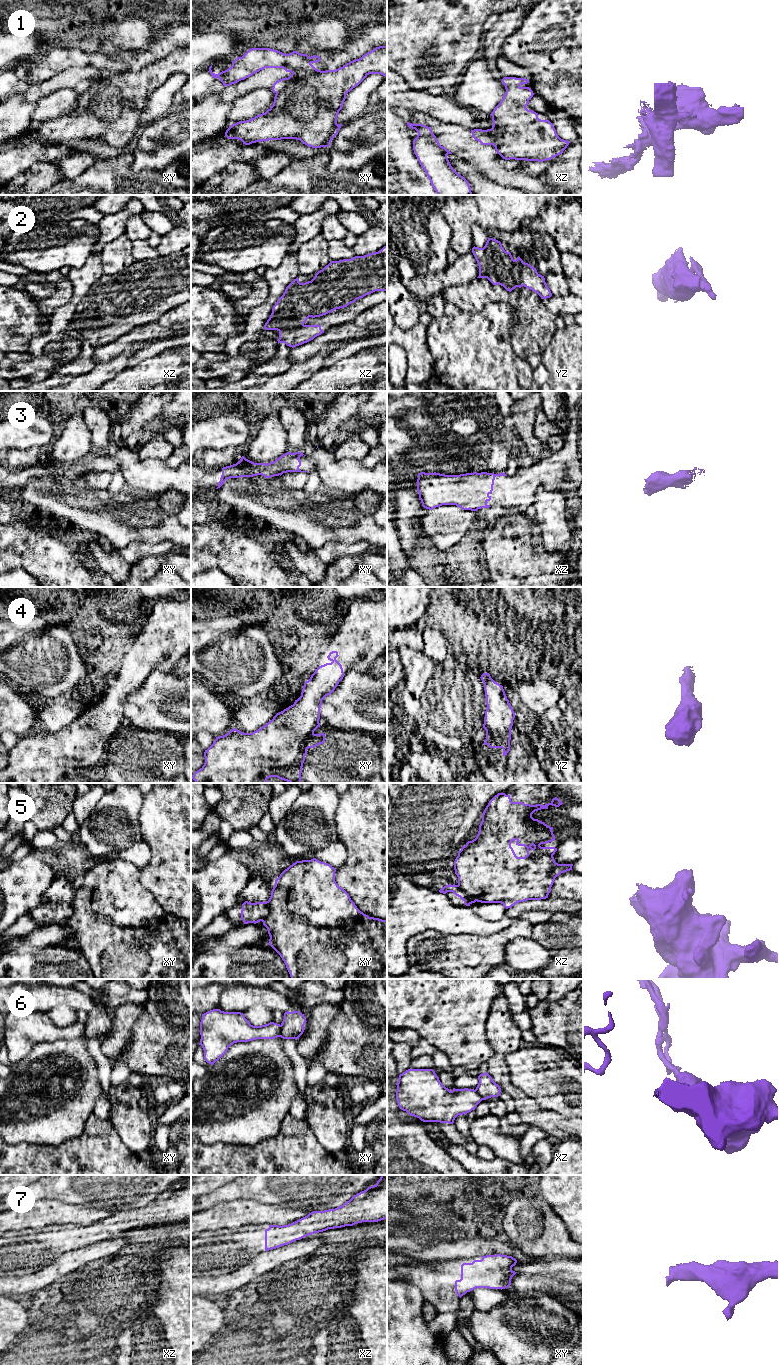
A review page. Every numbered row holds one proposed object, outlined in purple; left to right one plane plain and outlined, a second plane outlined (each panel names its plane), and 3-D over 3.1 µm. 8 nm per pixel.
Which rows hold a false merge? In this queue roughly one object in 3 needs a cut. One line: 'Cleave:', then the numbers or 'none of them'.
Cleave: 1, 5, 6

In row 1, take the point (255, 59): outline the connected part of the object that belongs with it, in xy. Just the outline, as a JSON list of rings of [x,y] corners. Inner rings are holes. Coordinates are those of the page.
[[[252,48],[242,57],[237,57],[227,70],[215,74],[211,70],[212,64],[209,72],[213,78],[219,78],[225,87],[244,80],[265,68],[283,68],[292,74],[273,84],[272,91],[279,93],[297,81],[321,72],[312,65],[316,62],[320,62],[320,56],[309,57],[297,51],[284,54],[270,48]]]

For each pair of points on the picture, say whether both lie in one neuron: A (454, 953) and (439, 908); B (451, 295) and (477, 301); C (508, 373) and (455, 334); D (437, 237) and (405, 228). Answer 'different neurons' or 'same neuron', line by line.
A: different neurons
B: same neuron
C: same neuron
D: same neuron

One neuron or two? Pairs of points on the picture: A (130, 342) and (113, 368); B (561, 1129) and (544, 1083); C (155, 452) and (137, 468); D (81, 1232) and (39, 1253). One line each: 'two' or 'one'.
A: two
B: two
C: two
D: one

